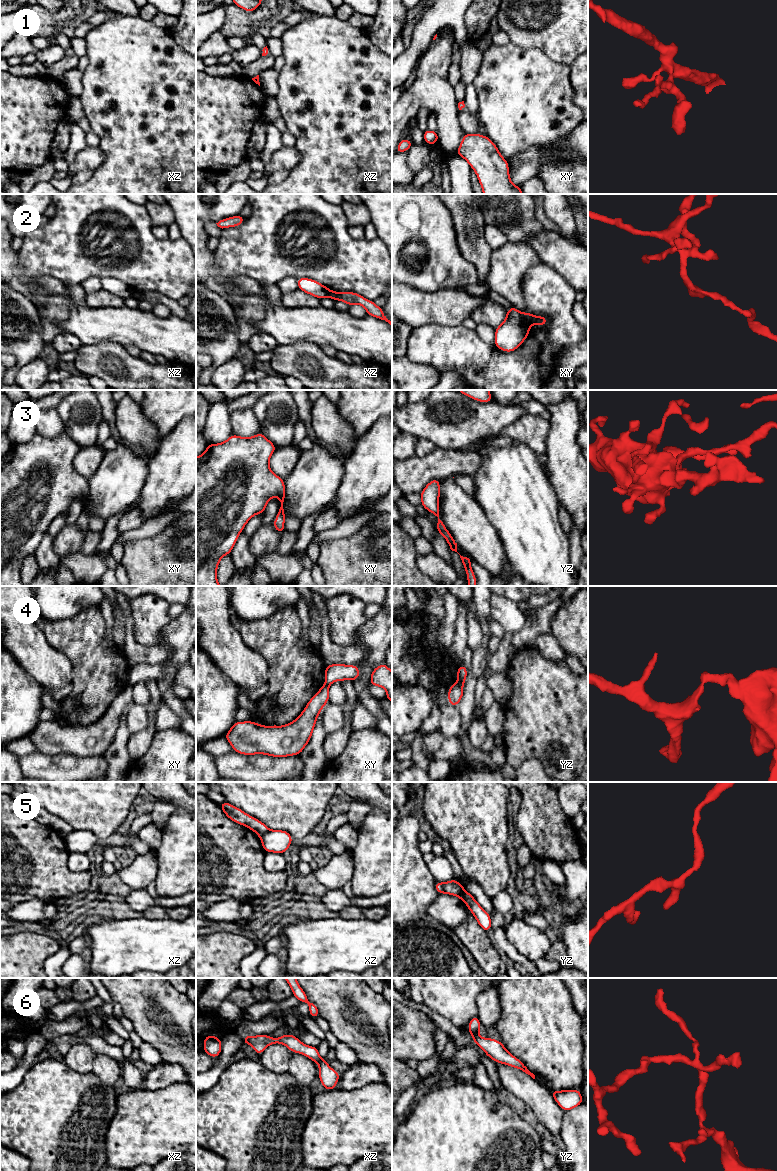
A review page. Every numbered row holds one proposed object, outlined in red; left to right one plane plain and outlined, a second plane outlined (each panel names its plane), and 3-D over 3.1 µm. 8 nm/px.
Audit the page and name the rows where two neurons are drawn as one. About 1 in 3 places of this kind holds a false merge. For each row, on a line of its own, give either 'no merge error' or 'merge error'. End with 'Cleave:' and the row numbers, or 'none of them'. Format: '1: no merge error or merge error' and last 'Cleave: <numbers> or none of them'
1: no merge error
2: merge error
3: no merge error
4: merge error
5: merge error
6: no merge error
Cleave: 2, 4, 5

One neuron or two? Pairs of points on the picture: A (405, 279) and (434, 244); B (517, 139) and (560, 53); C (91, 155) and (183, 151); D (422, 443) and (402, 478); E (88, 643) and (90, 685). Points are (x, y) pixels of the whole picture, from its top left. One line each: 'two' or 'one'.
A: one
B: two
C: two
D: two
E: one

